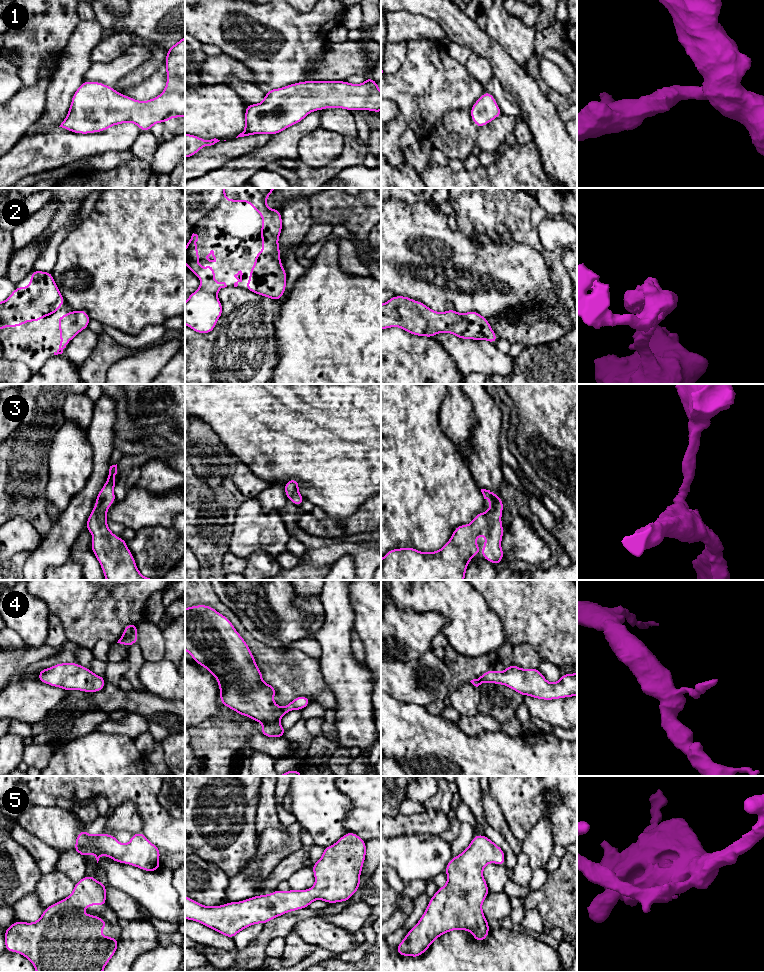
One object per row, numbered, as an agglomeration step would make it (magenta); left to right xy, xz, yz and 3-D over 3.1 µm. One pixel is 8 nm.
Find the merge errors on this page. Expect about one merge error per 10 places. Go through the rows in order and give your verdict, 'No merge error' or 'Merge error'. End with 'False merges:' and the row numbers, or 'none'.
1: No merge error
2: No merge error
3: No merge error
4: No merge error
5: No merge error
False merges: none

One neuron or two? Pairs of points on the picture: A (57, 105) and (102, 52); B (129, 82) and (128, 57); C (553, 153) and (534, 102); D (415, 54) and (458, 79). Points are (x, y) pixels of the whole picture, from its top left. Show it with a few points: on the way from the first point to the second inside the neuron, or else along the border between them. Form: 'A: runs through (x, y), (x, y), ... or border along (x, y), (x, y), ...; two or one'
A: border along (100, 40), (92, 50), (91, 62); two
B: border along (148, 58), (123, 75), (112, 86); two
C: runs through (552, 140), (547, 126), (540, 115); one
D: runs through (426, 65), (438, 77), (447, 78); one

